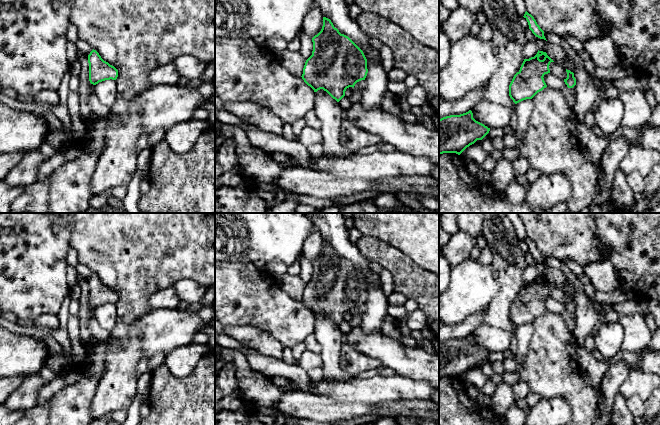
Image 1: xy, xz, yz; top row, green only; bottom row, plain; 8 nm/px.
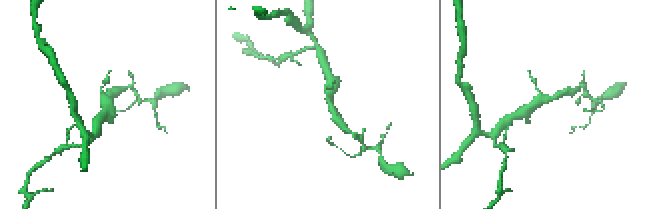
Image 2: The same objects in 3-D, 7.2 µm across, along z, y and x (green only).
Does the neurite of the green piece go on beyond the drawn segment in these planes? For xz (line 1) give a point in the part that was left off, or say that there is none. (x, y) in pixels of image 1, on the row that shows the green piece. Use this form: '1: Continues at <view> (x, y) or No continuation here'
1: No continuation here

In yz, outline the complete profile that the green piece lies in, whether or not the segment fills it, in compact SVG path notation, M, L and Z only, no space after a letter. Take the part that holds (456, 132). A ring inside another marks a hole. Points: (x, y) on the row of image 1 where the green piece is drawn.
M471 110L460 115L443 117L439 119L439 155L460 155L477 140L482 140L489 131L490 128L473 118Z

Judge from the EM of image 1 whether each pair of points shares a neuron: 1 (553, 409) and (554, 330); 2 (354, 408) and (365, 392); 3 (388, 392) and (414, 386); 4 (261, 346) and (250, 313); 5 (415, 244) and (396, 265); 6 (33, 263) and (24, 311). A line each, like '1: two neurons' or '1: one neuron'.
1: two neurons
2: two neurons
3: one neuron
4: two neurons
5: two neurons
6: one neuron

